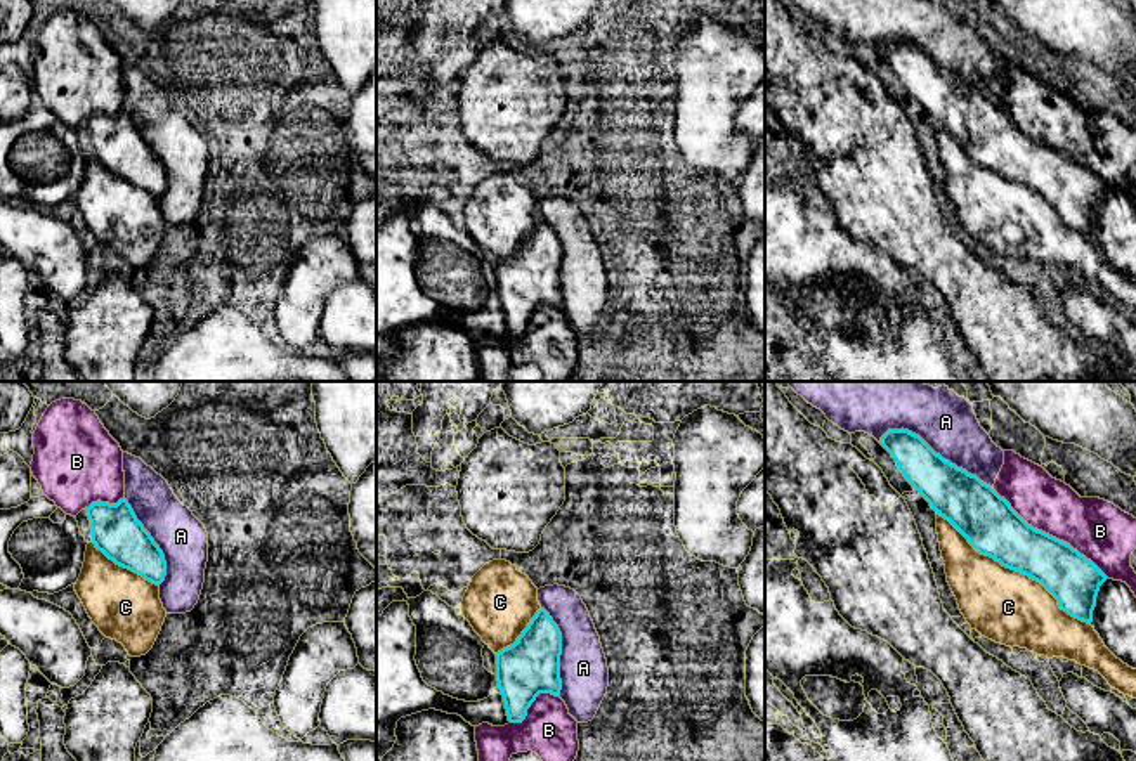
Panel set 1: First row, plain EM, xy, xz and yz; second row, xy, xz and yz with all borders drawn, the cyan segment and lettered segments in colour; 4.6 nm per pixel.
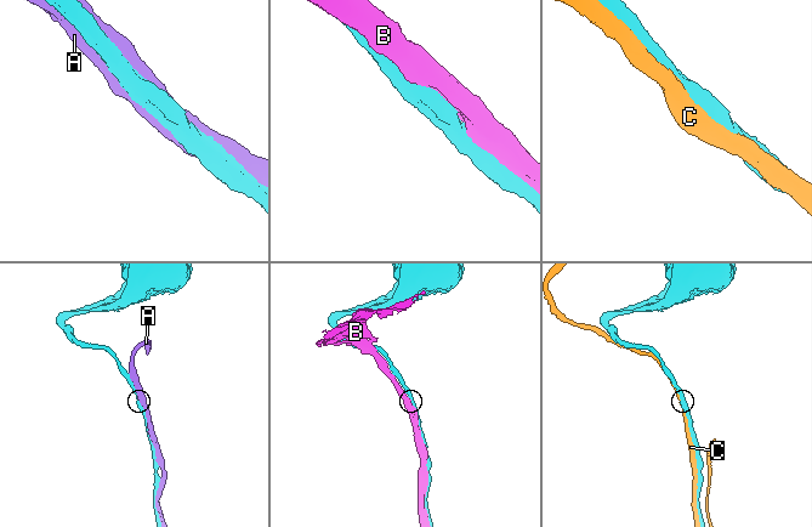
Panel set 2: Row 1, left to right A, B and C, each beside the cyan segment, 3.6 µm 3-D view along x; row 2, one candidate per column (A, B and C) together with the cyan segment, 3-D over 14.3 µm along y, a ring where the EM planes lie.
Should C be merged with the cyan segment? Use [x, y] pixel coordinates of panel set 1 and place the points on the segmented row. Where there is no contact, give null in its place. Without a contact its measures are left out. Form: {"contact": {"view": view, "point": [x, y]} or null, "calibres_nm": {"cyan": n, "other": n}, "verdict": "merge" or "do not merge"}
{"contact": {"view": "yz", "point": [1015, 569]}, "calibres_nm": {"cyan": 260, "other": 340}, "verdict": "do not merge"}

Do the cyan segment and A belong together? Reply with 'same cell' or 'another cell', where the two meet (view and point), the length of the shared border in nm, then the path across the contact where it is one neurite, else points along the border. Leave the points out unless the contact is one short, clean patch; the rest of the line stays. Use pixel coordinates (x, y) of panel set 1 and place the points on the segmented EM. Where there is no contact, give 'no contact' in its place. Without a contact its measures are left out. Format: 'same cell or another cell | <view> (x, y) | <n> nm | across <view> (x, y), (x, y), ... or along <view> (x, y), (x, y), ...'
another cell | yz (935, 453) | 600 nm

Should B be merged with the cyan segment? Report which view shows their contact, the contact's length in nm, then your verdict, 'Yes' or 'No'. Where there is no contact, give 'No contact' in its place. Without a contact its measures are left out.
Touches cyan in yz. Shared border 650 nm. No

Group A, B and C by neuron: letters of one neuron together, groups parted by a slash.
A / B / C

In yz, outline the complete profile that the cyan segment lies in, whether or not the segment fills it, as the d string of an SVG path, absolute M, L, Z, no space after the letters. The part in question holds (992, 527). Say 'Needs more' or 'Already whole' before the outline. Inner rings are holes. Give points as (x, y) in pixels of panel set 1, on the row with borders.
Already whole. M888 430L879 442L907 482L968 543L1002 567L1041 582L1068 615L1091 624L1107 576L1070 544L1028 525L976 475L937 454L909 430Z

